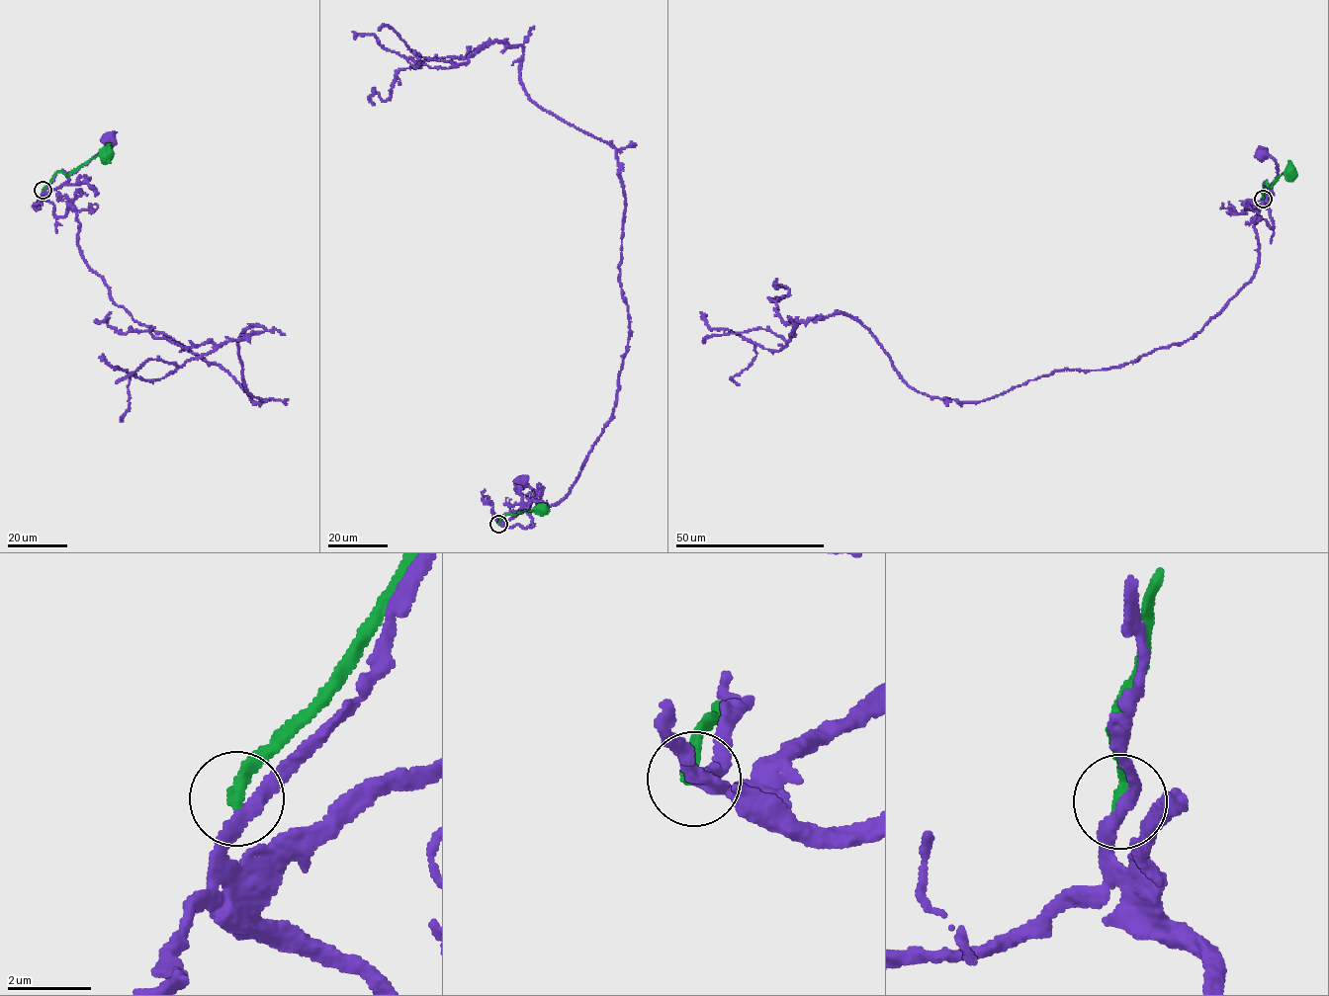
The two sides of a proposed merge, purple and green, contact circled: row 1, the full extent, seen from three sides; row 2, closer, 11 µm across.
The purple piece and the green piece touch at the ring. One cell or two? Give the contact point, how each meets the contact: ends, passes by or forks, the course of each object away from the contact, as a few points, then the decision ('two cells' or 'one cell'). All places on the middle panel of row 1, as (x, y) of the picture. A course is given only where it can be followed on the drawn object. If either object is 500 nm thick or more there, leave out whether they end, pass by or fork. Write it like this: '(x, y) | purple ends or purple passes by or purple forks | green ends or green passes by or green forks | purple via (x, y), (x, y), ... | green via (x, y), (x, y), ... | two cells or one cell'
(498, 524) | purple passes by | green ends | purple via (498, 523), (501, 515), (526, 508), (534, 497), (532, 489), (521, 481) | green via (498, 523), (502, 516), (540, 509) | two cells

